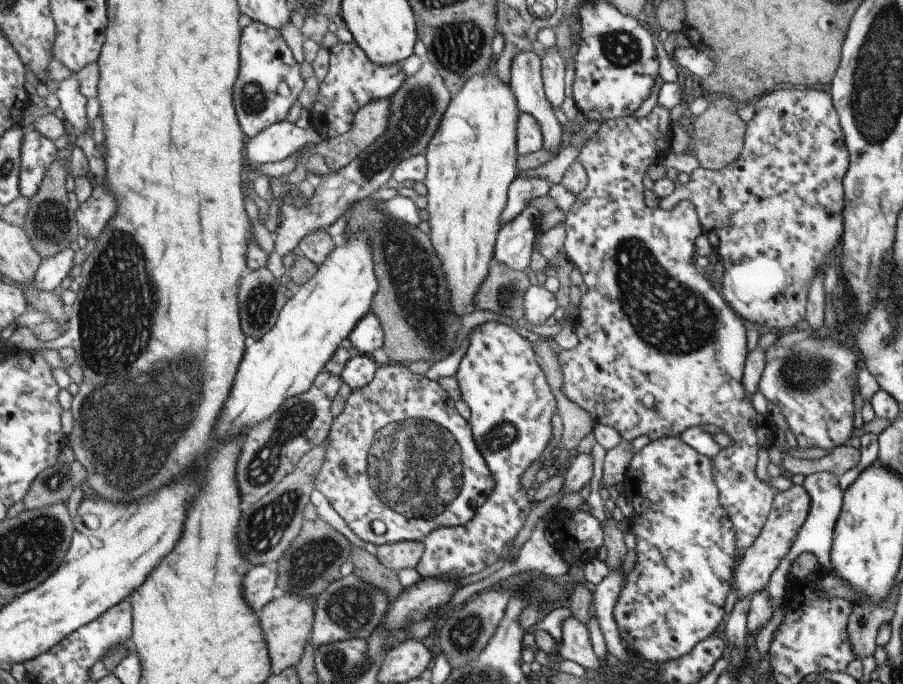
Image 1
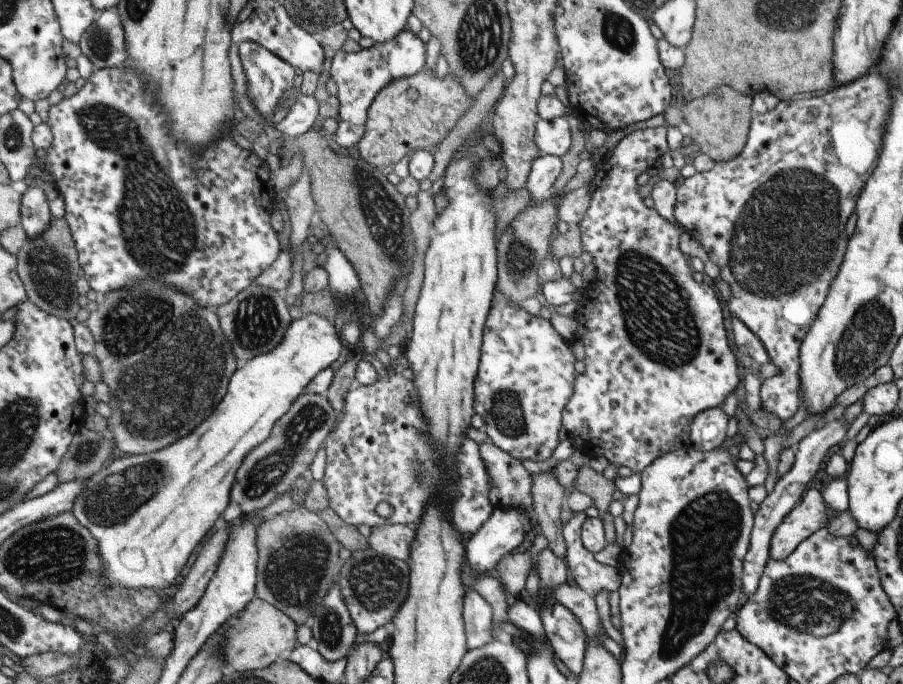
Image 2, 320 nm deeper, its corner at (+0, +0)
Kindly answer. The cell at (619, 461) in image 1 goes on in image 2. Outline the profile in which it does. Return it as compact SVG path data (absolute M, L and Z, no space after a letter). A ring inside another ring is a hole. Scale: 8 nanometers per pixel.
M580 512L564 526L563 536L568 546L566 563L577 586L594 594L600 590L612 591L619 588L622 577L615 567L601 565L582 539L583 523L587 514Z

